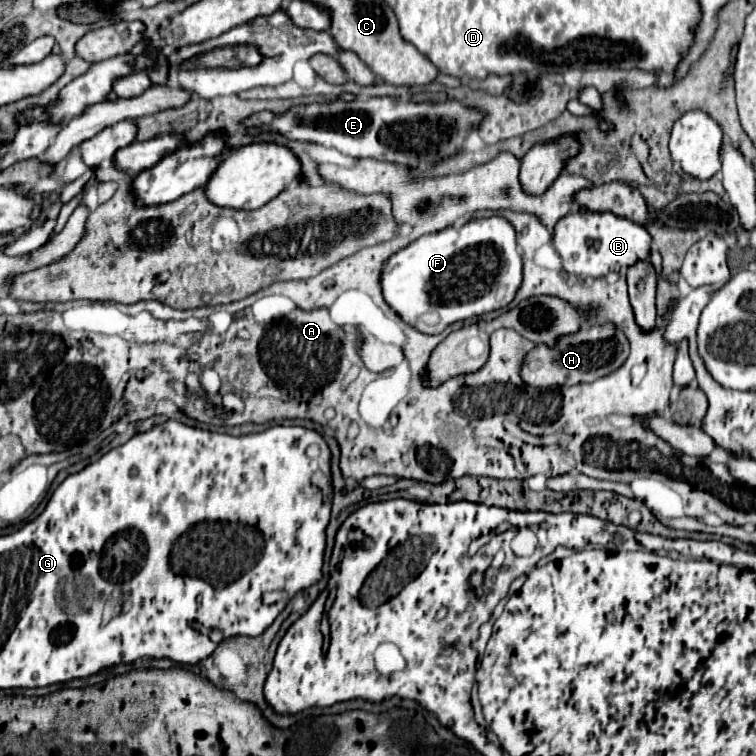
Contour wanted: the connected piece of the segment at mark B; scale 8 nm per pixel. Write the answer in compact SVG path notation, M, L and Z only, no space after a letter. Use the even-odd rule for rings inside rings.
M586 209L564 215L552 231L552 247L560 255L564 273L570 279L598 279L610 271L632 267L636 261L646 261L650 257L650 243L652 237L644 225L614 213L590 213Z

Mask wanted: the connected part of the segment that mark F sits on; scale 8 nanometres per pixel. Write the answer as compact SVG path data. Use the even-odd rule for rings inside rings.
M488 217L470 221L462 227L448 227L438 233L424 235L414 243L402 247L382 267L380 287L384 301L416 331L420 333L442 333L448 325L470 317L506 307L522 283L522 259L516 249L516 233L504 217Z

